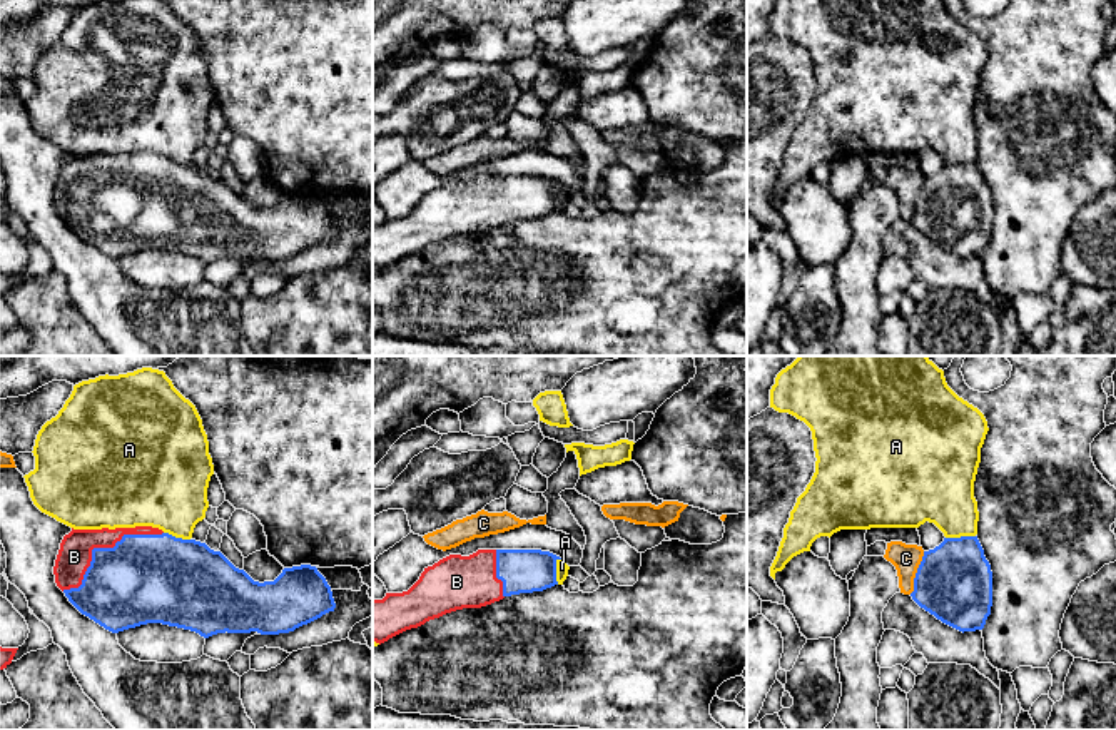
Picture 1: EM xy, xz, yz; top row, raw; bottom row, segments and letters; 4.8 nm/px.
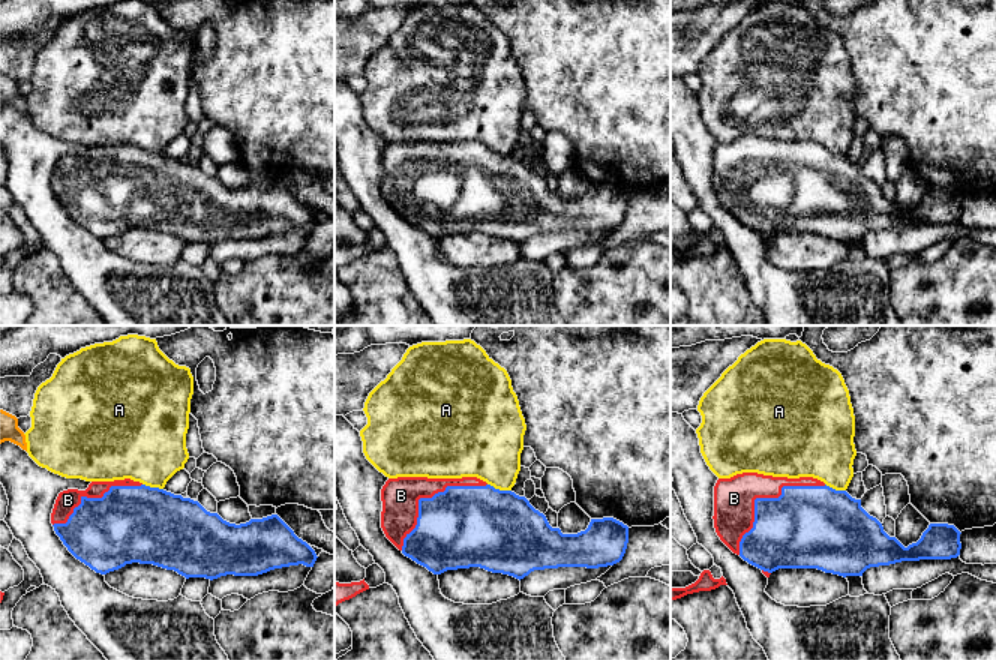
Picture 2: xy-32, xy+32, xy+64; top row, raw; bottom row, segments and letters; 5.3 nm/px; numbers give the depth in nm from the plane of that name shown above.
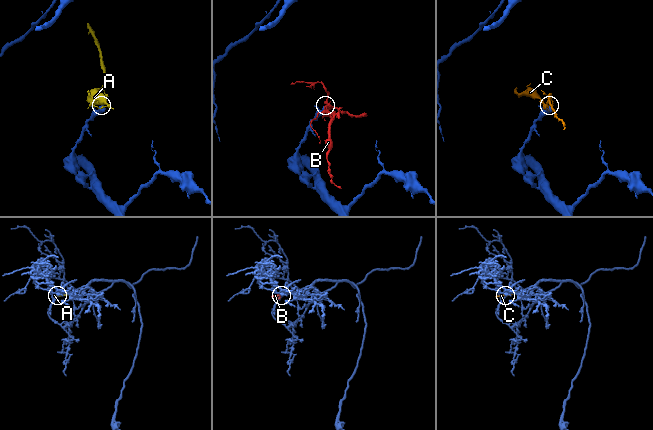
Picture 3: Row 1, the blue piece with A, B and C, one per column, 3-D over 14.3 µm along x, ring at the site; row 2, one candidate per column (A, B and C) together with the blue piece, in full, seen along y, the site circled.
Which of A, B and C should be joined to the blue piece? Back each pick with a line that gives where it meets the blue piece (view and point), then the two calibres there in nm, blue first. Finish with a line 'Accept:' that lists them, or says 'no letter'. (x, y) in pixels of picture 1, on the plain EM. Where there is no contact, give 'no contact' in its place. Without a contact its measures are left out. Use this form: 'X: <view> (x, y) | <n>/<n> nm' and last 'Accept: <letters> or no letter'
B: xy (101, 174) | 420/160 nm
Accept: B

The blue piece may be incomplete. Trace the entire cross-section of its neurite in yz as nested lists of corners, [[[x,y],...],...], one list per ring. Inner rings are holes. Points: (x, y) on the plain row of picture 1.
[[[977,162],[944,164],[934,175],[924,177],[911,222],[921,234],[962,259],[982,256],[992,232],[992,197]]]

